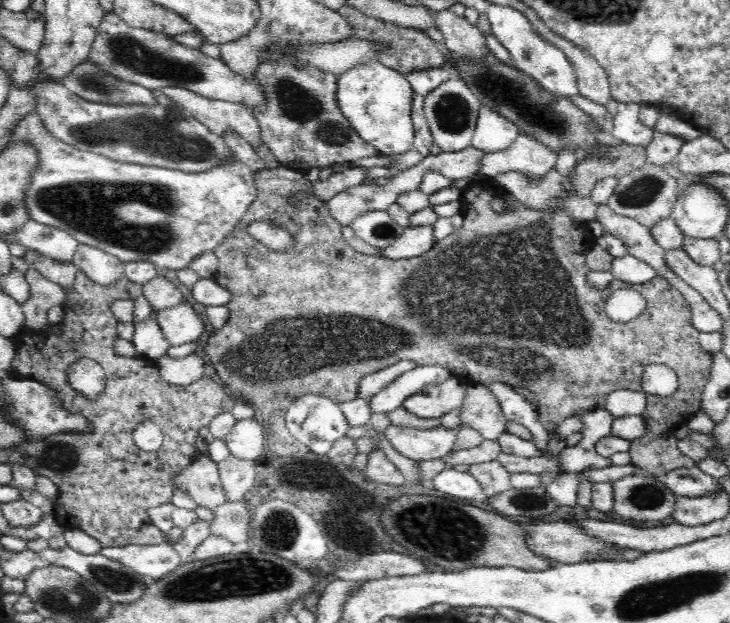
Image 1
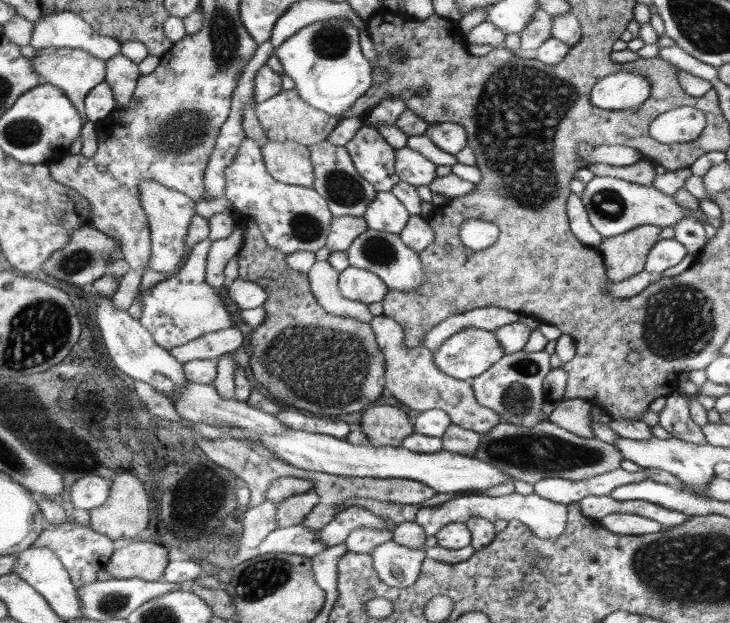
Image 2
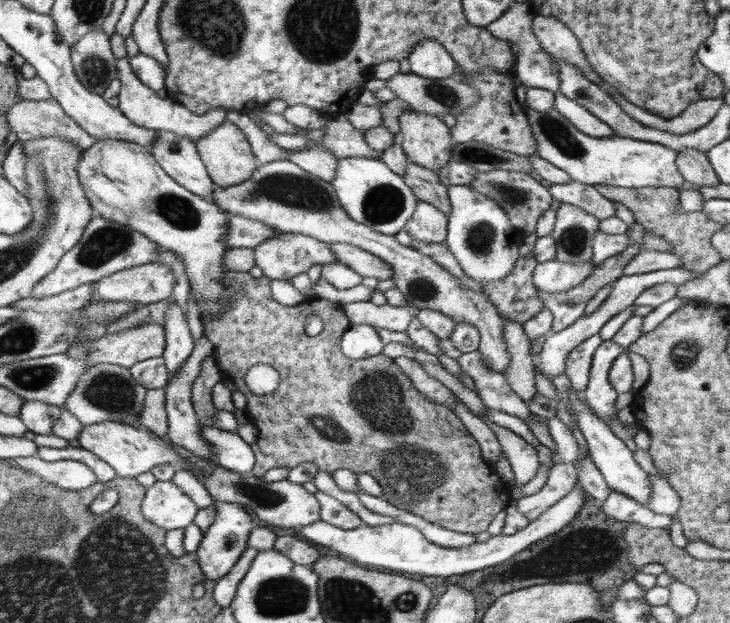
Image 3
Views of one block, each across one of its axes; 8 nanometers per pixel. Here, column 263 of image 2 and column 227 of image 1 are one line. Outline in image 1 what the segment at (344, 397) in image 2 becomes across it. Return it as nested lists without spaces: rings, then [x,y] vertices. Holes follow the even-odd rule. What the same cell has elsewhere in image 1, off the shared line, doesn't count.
[[[280,165],[276,169],[266,169],[255,173],[255,183],[258,188],[256,200],[254,200],[252,206],[248,208],[246,216],[238,222],[236,230],[226,238],[226,242],[220,243],[214,250],[219,261],[219,268],[212,278],[214,278],[214,281],[216,281],[218,285],[222,285],[224,289],[230,290],[234,298],[226,304],[226,307],[230,309],[228,322],[226,322],[224,327],[216,329],[214,334],[210,336],[208,342],[202,345],[206,345],[203,348],[206,354],[203,356],[207,359],[210,371],[220,380],[228,393],[238,400],[254,405],[257,418],[265,432],[266,446],[270,452],[274,452],[274,454],[278,454],[278,456],[294,456],[294,458],[302,458],[302,456],[308,452],[309,448],[305,444],[299,443],[298,440],[292,436],[292,433],[290,433],[285,423],[288,407],[297,398],[302,398],[302,396],[306,396],[306,394],[318,394],[333,400],[336,404],[342,404],[359,396],[360,379],[364,378],[367,374],[382,370],[382,368],[386,368],[387,366],[392,366],[392,364],[396,364],[399,360],[412,360],[420,366],[432,365],[448,368],[453,376],[458,377],[460,381],[466,384],[470,382],[485,383],[498,381],[514,388],[526,387],[532,389],[532,392],[536,393],[536,400],[538,400],[536,405],[538,406],[537,411],[540,422],[549,432],[547,450],[549,450],[550,453],[557,453],[567,446],[567,440],[565,438],[559,439],[556,436],[556,426],[558,426],[558,423],[561,422],[563,418],[574,415],[581,418],[585,412],[594,410],[596,406],[599,406],[607,394],[613,390],[626,389],[642,391],[641,378],[646,366],[649,364],[664,364],[676,371],[679,380],[678,390],[676,390],[674,394],[670,394],[670,396],[658,396],[646,393],[647,409],[642,417],[644,417],[644,421],[646,421],[647,433],[643,437],[635,438],[631,442],[632,449],[630,456],[632,463],[654,477],[664,477],[678,468],[693,468],[695,466],[695,462],[690,457],[682,454],[682,451],[678,448],[677,439],[674,437],[673,432],[678,426],[686,424],[689,417],[701,409],[703,388],[710,378],[714,353],[704,350],[700,344],[700,334],[698,330],[692,326],[691,306],[688,304],[688,301],[684,299],[680,291],[676,290],[666,279],[660,276],[648,282],[643,282],[642,284],[631,285],[629,282],[624,282],[623,280],[614,282],[614,288],[616,288],[616,290],[622,287],[637,290],[646,298],[647,306],[644,312],[642,312],[638,318],[631,320],[631,322],[618,323],[607,315],[605,304],[610,296],[611,290],[598,291],[587,281],[589,269],[585,266],[586,254],[588,254],[589,248],[594,244],[592,233],[590,233],[587,224],[572,219],[570,214],[566,213],[566,211],[562,211],[562,209],[560,211],[542,211],[525,208],[514,199],[514,196],[508,194],[508,192],[503,196],[503,198],[507,200],[507,208],[498,214],[492,211],[492,207],[490,207],[490,204],[496,200],[494,199],[494,195],[496,195],[493,188],[494,183],[492,183],[491,178],[488,178],[488,180],[481,179],[479,182],[471,182],[462,190],[460,202],[463,213],[463,224],[460,229],[454,230],[453,234],[450,234],[448,238],[440,238],[440,240],[428,250],[428,253],[418,257],[390,261],[388,258],[382,256],[367,256],[356,253],[356,250],[351,248],[351,246],[344,241],[342,225],[328,212],[326,202],[314,197],[312,190],[309,188],[310,182],[308,178],[305,177],[304,172]],[[253,221],[272,221],[276,227],[287,230],[292,237],[294,237],[294,243],[292,243],[292,246],[289,247],[286,252],[272,252],[264,244],[261,244],[256,238],[252,238],[252,236],[248,234],[248,226]]]

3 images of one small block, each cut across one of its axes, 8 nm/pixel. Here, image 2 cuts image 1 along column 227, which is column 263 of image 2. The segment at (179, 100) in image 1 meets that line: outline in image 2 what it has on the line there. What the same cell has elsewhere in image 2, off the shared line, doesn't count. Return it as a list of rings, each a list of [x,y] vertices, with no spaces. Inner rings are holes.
[[[282,89],[268,100],[257,103],[256,114],[268,139],[278,142],[293,140],[307,147],[328,138],[328,134],[339,122],[337,118],[328,116],[322,110],[316,110],[304,102],[295,89]]]

